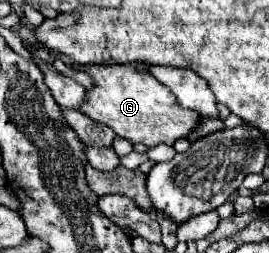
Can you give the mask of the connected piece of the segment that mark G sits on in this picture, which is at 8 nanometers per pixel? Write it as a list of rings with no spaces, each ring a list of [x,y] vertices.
[[[76,65],[74,69],[88,73],[94,81],[80,111],[108,125],[118,137],[130,143],[142,143],[146,147],[156,147],[160,143],[174,145],[176,139],[186,137],[188,131],[200,123],[198,113],[180,107],[166,85],[158,83],[148,71],[140,71],[136,65]]]

